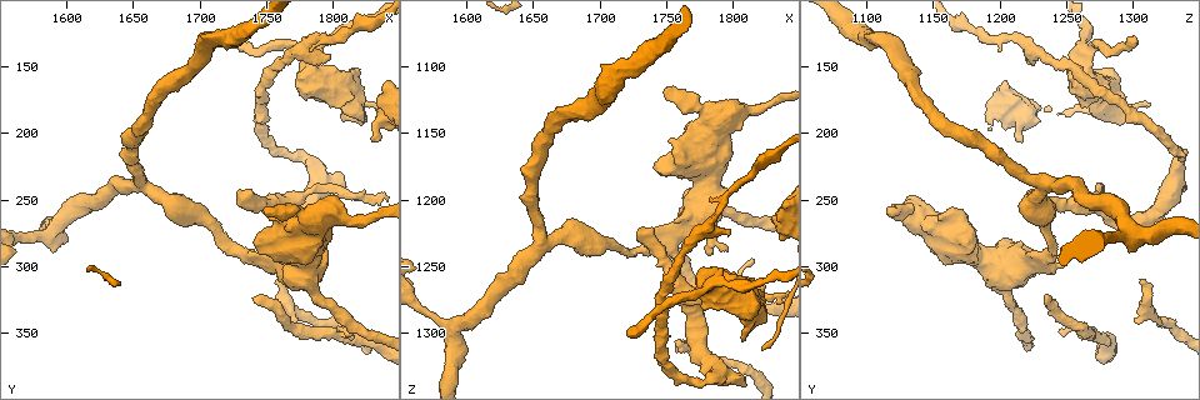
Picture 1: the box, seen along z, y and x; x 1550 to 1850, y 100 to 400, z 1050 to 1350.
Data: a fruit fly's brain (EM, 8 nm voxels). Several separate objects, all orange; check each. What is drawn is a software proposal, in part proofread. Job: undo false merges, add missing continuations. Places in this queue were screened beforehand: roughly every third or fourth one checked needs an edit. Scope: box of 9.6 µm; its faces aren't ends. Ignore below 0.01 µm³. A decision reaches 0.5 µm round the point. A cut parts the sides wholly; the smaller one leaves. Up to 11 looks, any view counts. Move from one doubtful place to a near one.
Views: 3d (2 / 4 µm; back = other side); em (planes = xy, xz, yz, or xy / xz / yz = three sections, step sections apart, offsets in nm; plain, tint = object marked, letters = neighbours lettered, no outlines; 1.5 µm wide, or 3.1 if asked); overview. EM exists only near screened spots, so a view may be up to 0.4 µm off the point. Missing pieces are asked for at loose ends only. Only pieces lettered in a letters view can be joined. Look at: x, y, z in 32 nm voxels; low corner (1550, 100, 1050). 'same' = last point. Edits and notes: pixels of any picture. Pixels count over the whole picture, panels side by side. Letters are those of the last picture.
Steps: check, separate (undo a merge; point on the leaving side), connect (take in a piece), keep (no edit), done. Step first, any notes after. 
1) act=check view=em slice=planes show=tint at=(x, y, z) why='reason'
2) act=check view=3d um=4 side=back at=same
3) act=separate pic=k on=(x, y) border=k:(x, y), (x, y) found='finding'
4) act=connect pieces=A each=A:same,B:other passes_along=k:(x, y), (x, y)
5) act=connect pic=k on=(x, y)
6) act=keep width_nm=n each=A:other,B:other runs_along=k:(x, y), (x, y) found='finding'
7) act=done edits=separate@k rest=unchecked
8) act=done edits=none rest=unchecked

act=check view=em slice=xy step=4 show=tint at=(1740, 326, 1234) why='branch stops here'

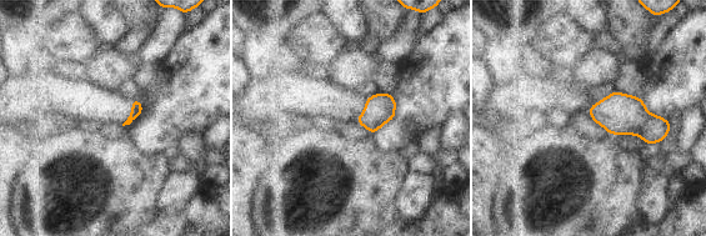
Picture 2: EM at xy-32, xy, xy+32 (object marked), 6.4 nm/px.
act=check view=em slice=planes show=letters at=same

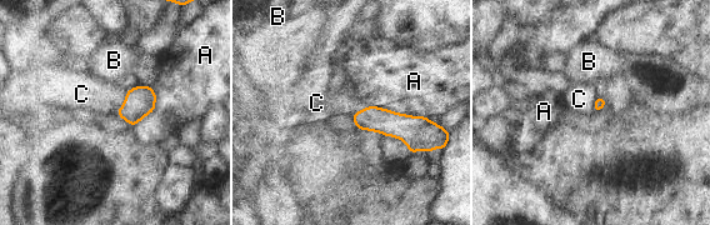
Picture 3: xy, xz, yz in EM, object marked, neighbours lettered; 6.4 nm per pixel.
act=connect pieces=C each=A:other,B:other,C:same found='it goes on there'

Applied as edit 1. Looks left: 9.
act=check view=em slice=xy step=8 show=letters at=(1758, 314, 1308) why='branch stops here'

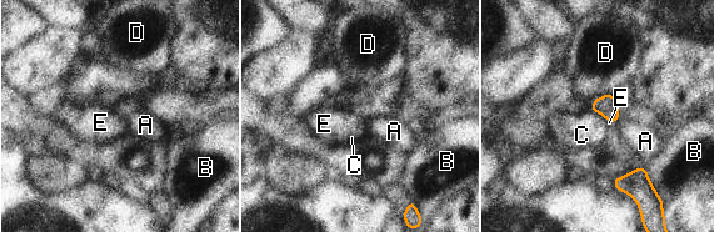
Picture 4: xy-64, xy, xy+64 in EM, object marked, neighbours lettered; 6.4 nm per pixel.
act=keep each=A:other,B:other,C:other,D:other,E:other found='no lettered piece goes on from it'

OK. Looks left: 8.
act=check view=em slice=xy step=4 show=tint at=(1722, 128, 1298) why='branch stops here'

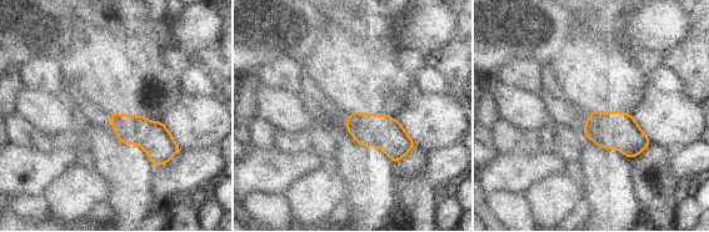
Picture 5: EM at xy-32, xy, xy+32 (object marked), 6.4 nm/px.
act=check view=em slice=xy step=4 show=letters at=same why='what lies round it'

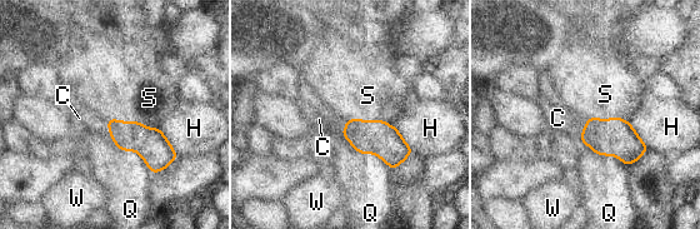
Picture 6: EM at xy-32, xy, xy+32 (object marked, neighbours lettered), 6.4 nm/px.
act=connect pieces=C width_nm=190 each=C:same,H:other,Q:other,S:other,W:other found='it goes on there'

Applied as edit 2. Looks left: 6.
act=check view=overview why='see it whole again'

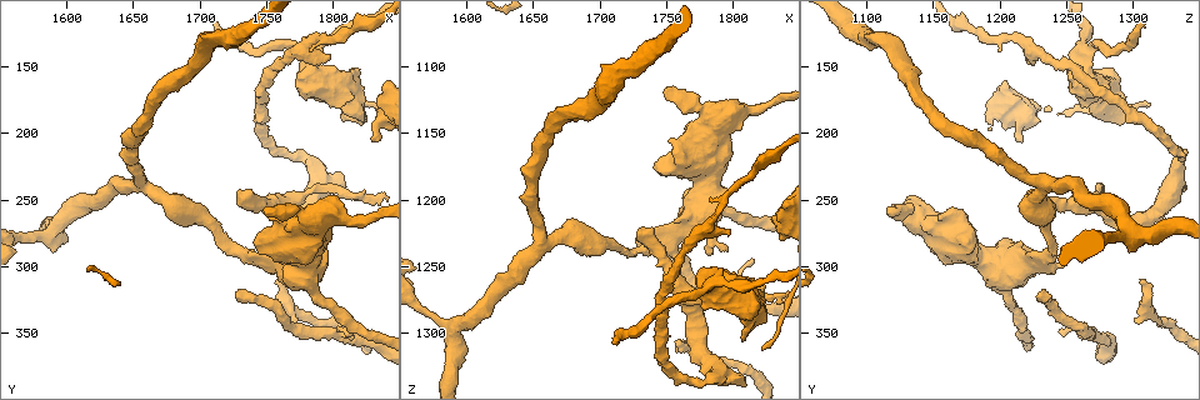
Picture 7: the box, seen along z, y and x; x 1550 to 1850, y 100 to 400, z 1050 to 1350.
act=check view=3d um=4 at=(1798, 140, 1226)

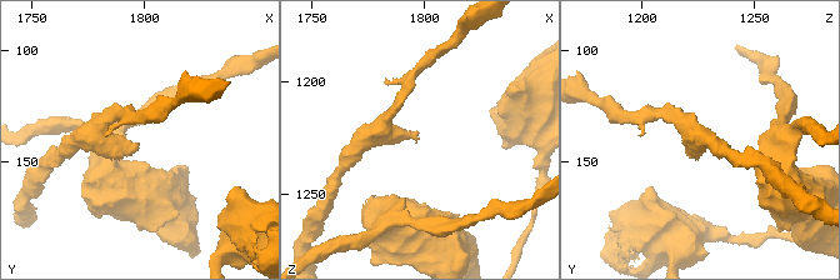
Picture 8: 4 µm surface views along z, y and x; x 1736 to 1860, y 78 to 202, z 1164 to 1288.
act=check view=em slice=yz step=8 show=letters at=(1796, 140, 1226)

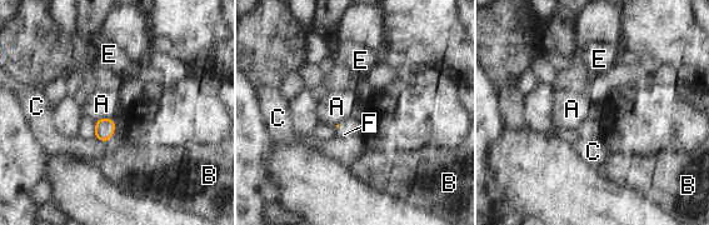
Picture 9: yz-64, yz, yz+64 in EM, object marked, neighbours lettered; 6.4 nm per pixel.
act=check view=em slice=planes show=letters at=same

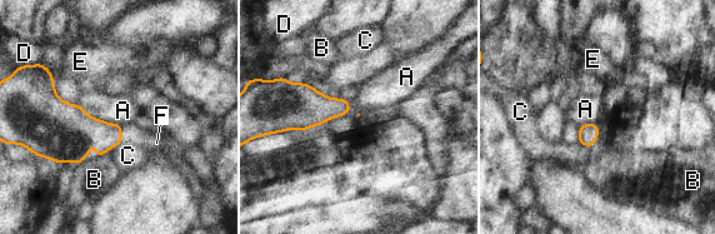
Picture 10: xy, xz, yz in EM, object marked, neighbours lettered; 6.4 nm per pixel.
act=connect pieces=F each=A:other,B:other,C:other,D:other,E:other,F:same passes_along=10:(81, 130), (120, 134), (131, 134) found='it goes on there'

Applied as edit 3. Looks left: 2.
act=done edits=connect@3,connect@6,connect@10 rest=unchecked

